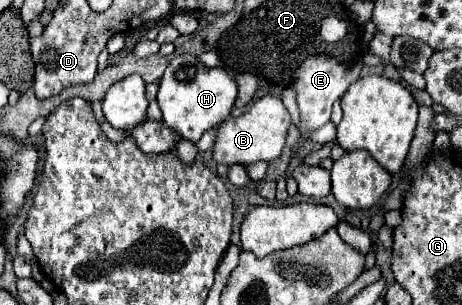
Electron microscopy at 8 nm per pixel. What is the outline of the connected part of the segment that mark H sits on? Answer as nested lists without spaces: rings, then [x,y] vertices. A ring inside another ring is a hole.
[[[181,54],[175,56],[161,82],[157,92],[157,102],[163,114],[163,124],[189,142],[197,142],[201,134],[209,128],[215,128],[221,120],[231,114],[233,102],[237,96],[237,84],[233,76],[223,68],[205,68],[197,56]]]

